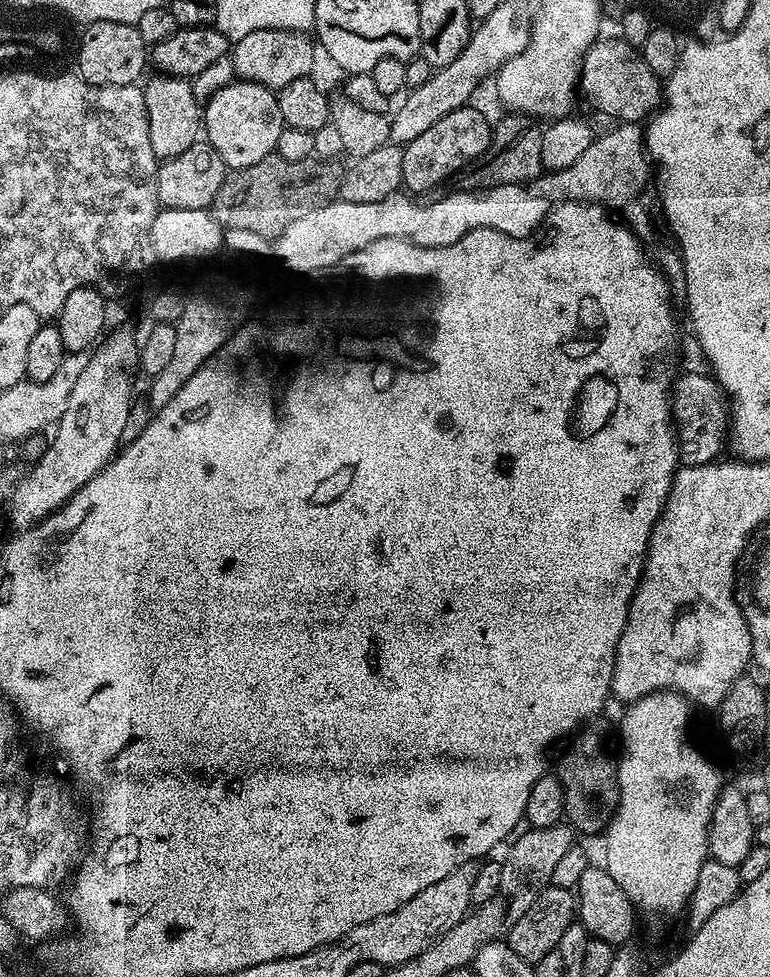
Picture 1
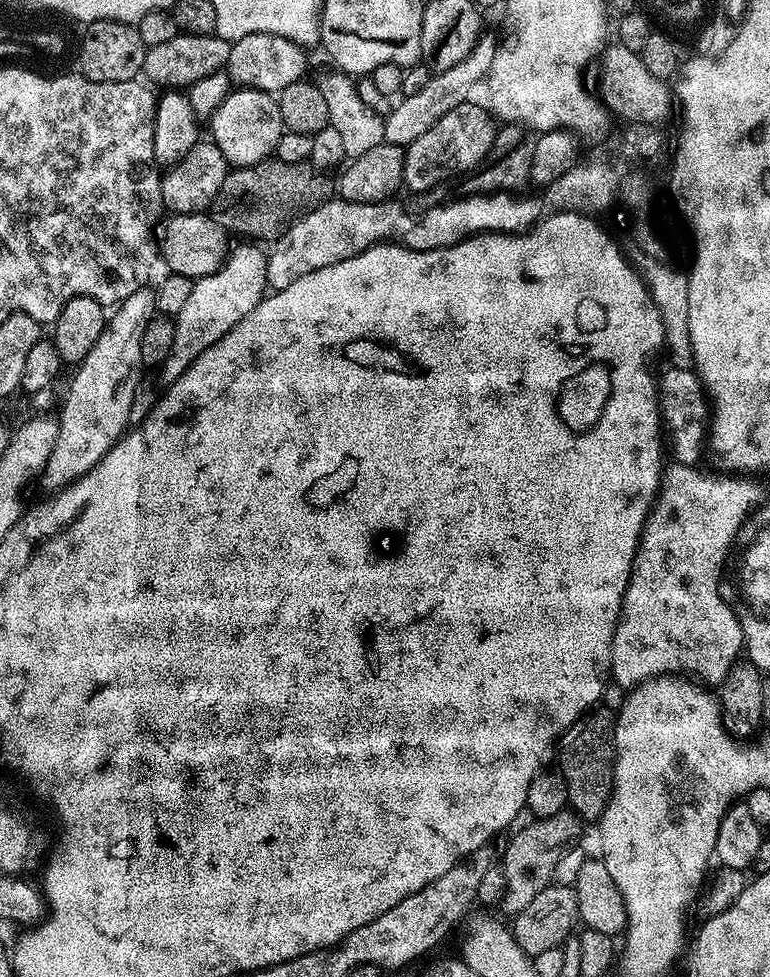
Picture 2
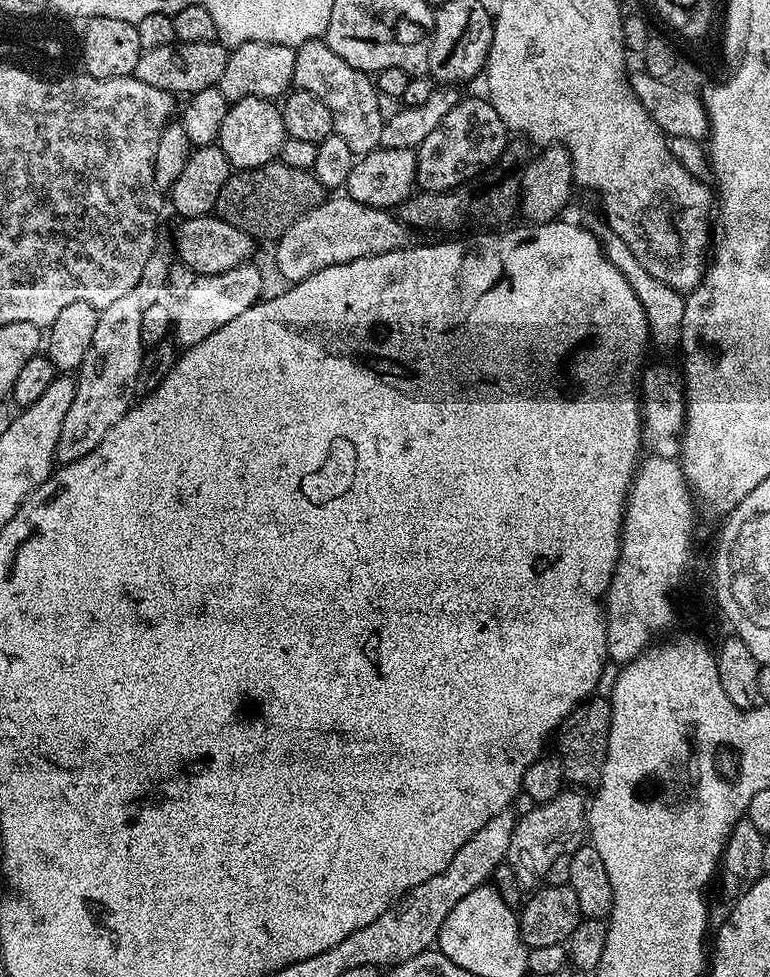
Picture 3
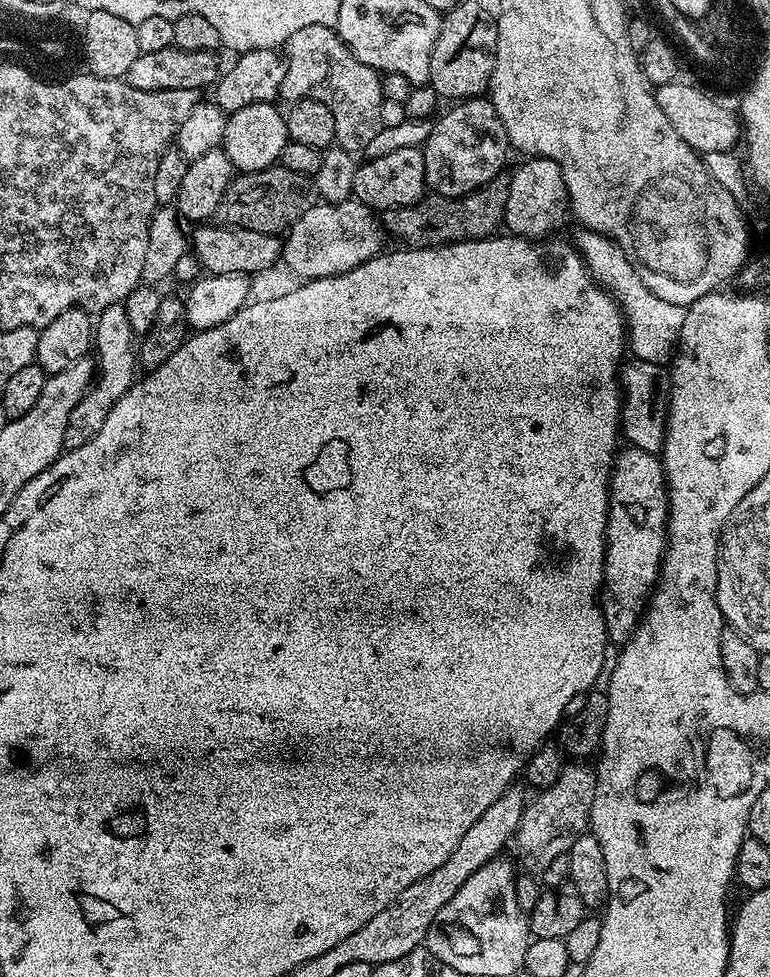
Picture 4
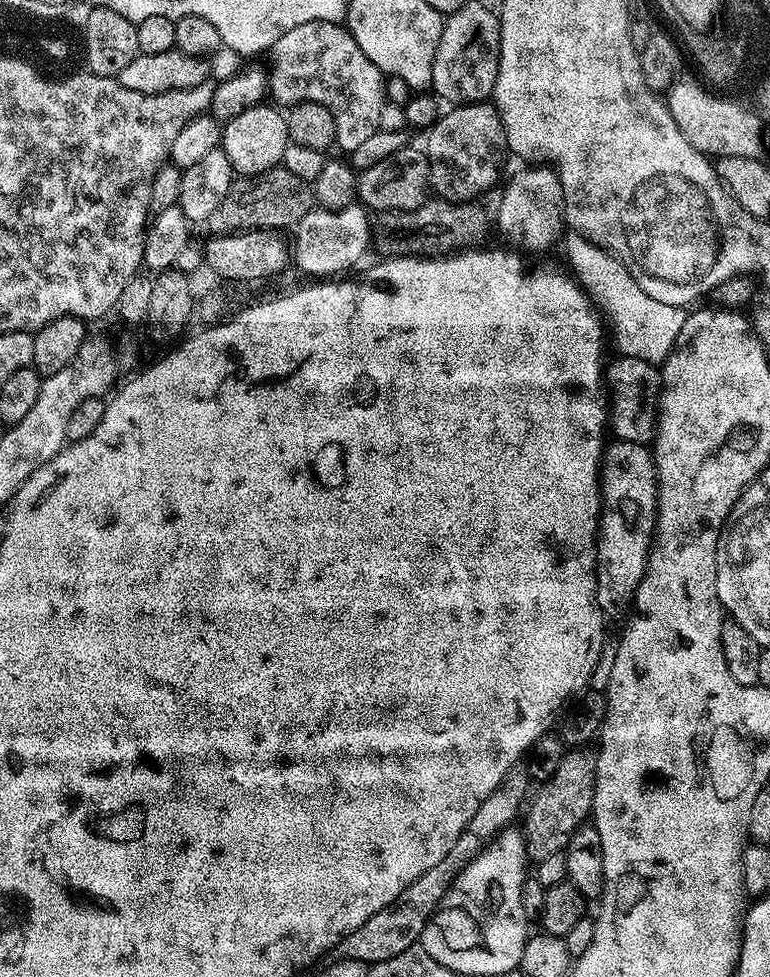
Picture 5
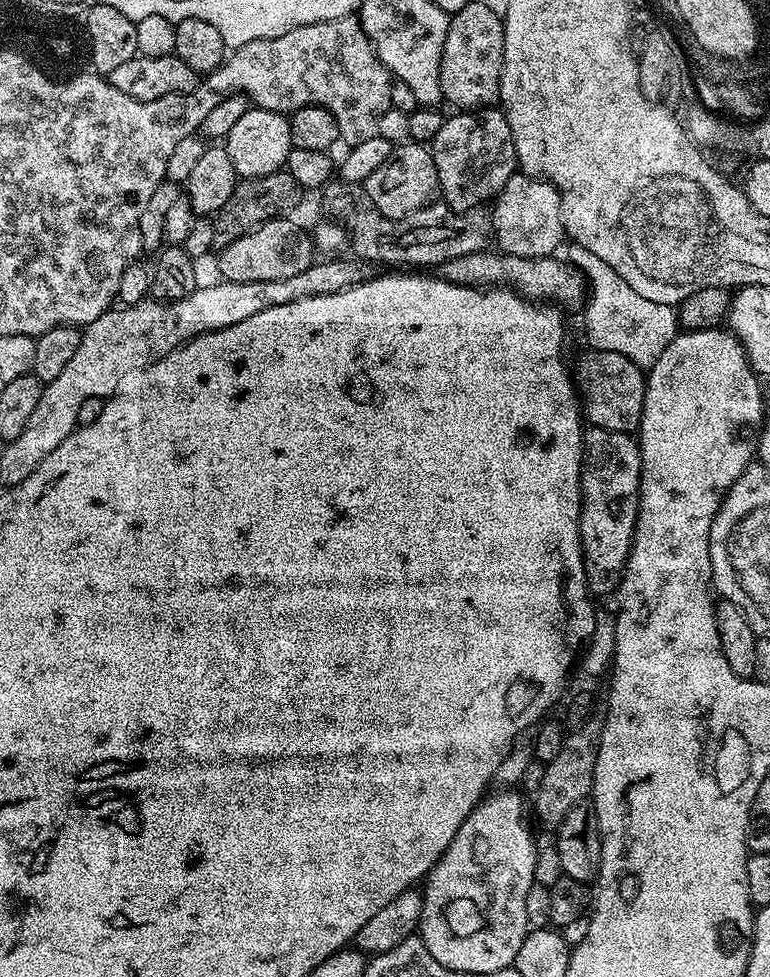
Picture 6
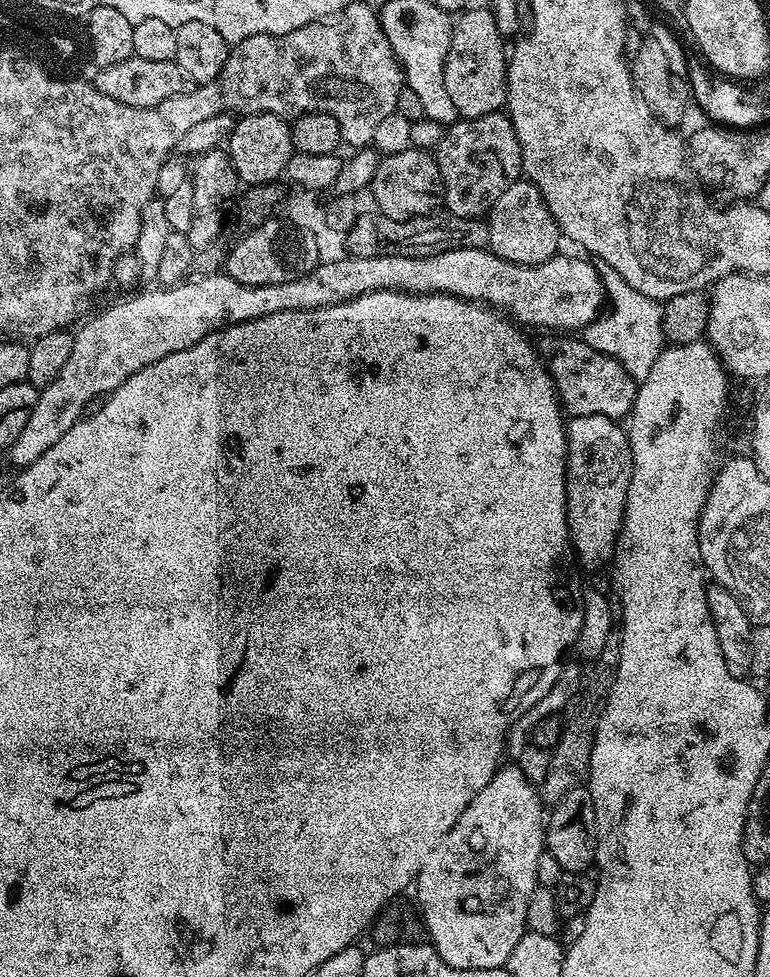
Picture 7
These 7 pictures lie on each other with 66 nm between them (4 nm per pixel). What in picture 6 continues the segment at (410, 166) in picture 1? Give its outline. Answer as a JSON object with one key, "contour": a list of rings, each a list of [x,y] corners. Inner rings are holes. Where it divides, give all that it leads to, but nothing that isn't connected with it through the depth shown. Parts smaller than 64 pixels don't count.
{"contour":[[[489,106],[479,114],[460,110],[452,115],[456,116],[449,115],[442,130],[434,134],[430,151],[438,170],[443,203],[456,212],[464,213],[495,201],[502,186],[506,186],[508,179],[517,175],[518,165],[514,134],[510,134],[510,122],[506,122],[503,111]]]}

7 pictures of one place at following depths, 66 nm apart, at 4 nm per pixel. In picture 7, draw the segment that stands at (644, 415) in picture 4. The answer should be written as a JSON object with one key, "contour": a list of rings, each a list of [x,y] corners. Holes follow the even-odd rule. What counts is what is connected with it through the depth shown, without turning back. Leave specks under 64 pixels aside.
{"contour":[[[576,334],[545,336],[538,348],[560,397],[560,407],[569,417],[598,414],[620,422],[631,413],[638,384],[614,357],[594,350]]]}

